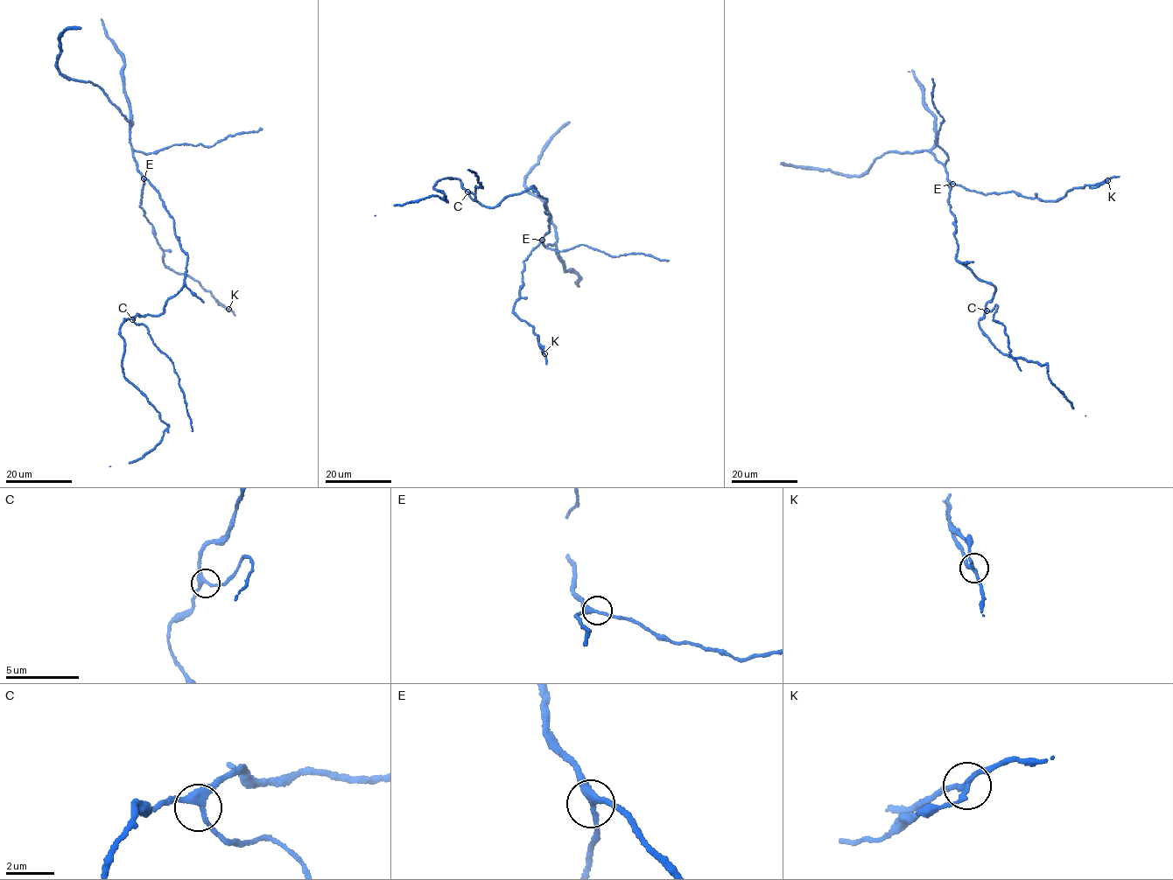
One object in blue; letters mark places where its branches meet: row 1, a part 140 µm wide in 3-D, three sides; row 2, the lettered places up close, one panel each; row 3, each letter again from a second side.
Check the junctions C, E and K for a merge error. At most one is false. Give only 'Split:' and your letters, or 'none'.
Split: K

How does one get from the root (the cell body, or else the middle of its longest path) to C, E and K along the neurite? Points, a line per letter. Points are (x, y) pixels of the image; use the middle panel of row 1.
C: (544, 206), (547, 199), (539, 195), (533, 186), (505, 198), (489, 208), (467, 192)
E: (544, 206), (547, 209), (545, 212), (551, 216), (548, 219), (550, 232), (542, 240)
K: (544, 206), (551, 216), (550, 232), (523, 261), (523, 284), (513, 310), (533, 327), (544, 353)

